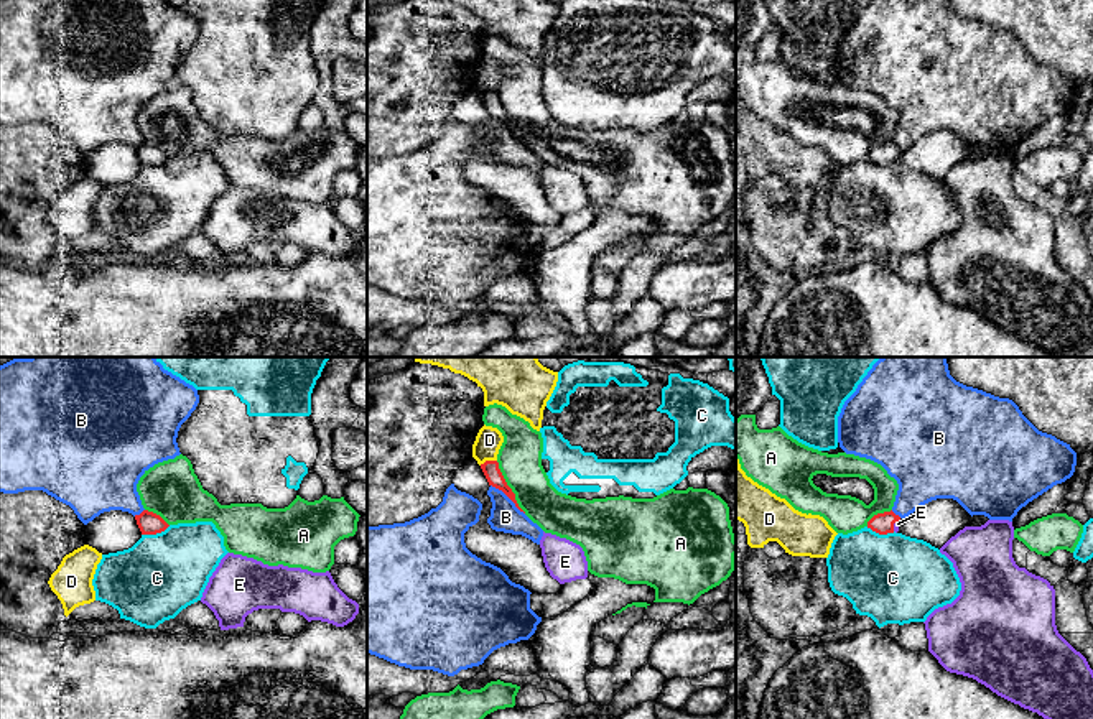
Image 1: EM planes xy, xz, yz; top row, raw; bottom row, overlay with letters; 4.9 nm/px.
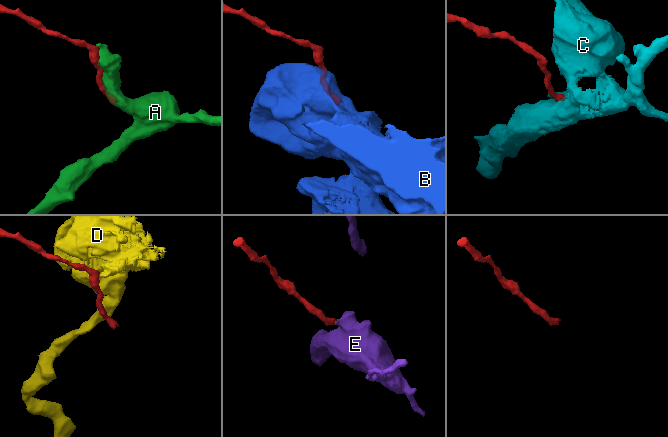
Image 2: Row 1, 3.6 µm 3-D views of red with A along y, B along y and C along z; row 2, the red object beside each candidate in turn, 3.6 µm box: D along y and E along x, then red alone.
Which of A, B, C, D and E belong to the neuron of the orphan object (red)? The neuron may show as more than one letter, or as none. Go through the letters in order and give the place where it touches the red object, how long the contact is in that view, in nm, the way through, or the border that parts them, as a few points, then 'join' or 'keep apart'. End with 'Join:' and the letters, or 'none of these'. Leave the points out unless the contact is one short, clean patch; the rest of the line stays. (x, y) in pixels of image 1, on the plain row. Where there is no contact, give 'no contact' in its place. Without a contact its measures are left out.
A: contact xz (509, 119); length 300 nm; keep apart
B: contact xz (507, 127); length 220 nm; keep apart
C: contact xy (155, 165); length 150 nm; border xy (170, 157), (160, 163), (142, 166); keep apart
D: contact xz (488, 92); length 90 nm; keep apart
E: contact yz (893, 157); length 70 nm; way yz (883, 155), (893, 157), (897, 155); join
Join: E

